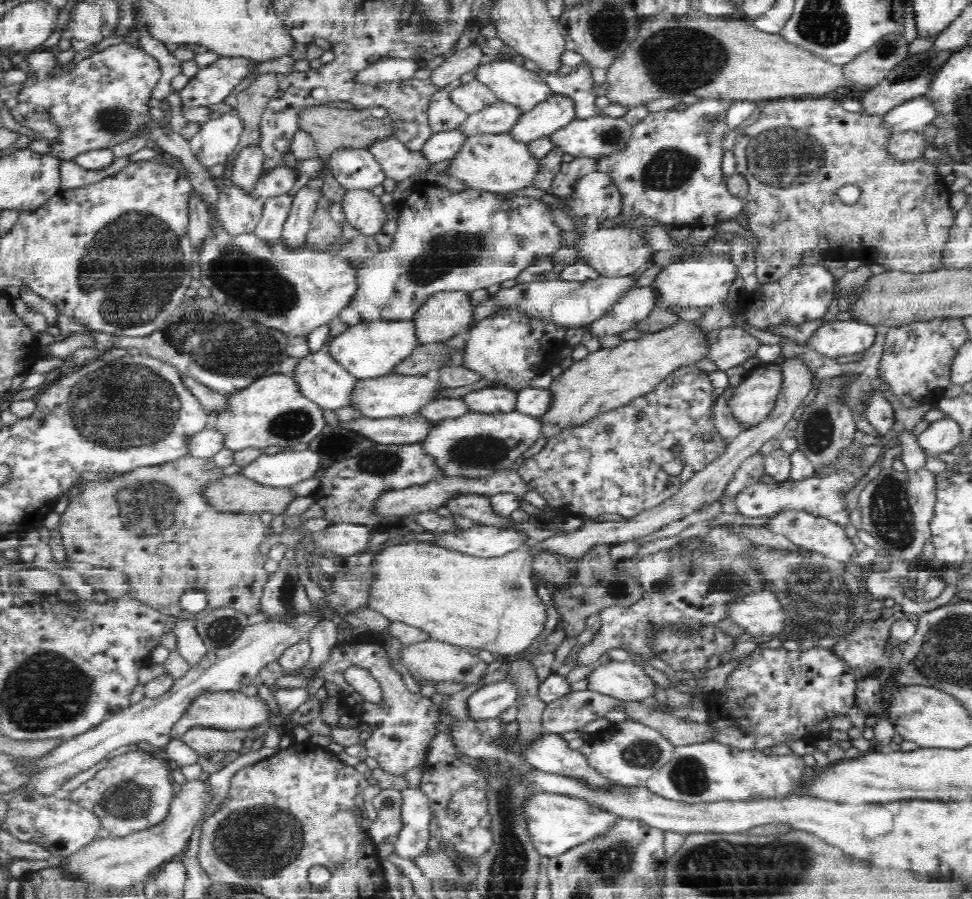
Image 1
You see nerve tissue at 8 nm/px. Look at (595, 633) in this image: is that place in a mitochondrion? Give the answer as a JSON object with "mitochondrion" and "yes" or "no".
{"mitochondrion":"no"}

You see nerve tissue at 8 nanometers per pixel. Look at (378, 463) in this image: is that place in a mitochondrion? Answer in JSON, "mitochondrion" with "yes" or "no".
{"mitochondrion":"yes"}

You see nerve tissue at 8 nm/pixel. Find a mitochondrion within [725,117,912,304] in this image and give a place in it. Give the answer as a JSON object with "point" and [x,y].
{"point":[781,156]}

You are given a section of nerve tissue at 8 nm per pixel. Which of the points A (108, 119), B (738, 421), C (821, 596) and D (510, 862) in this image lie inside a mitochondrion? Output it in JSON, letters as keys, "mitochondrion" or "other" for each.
{"A":"mitochondrion","B":"other","C":"mitochondrion","D":"mitochondrion"}

